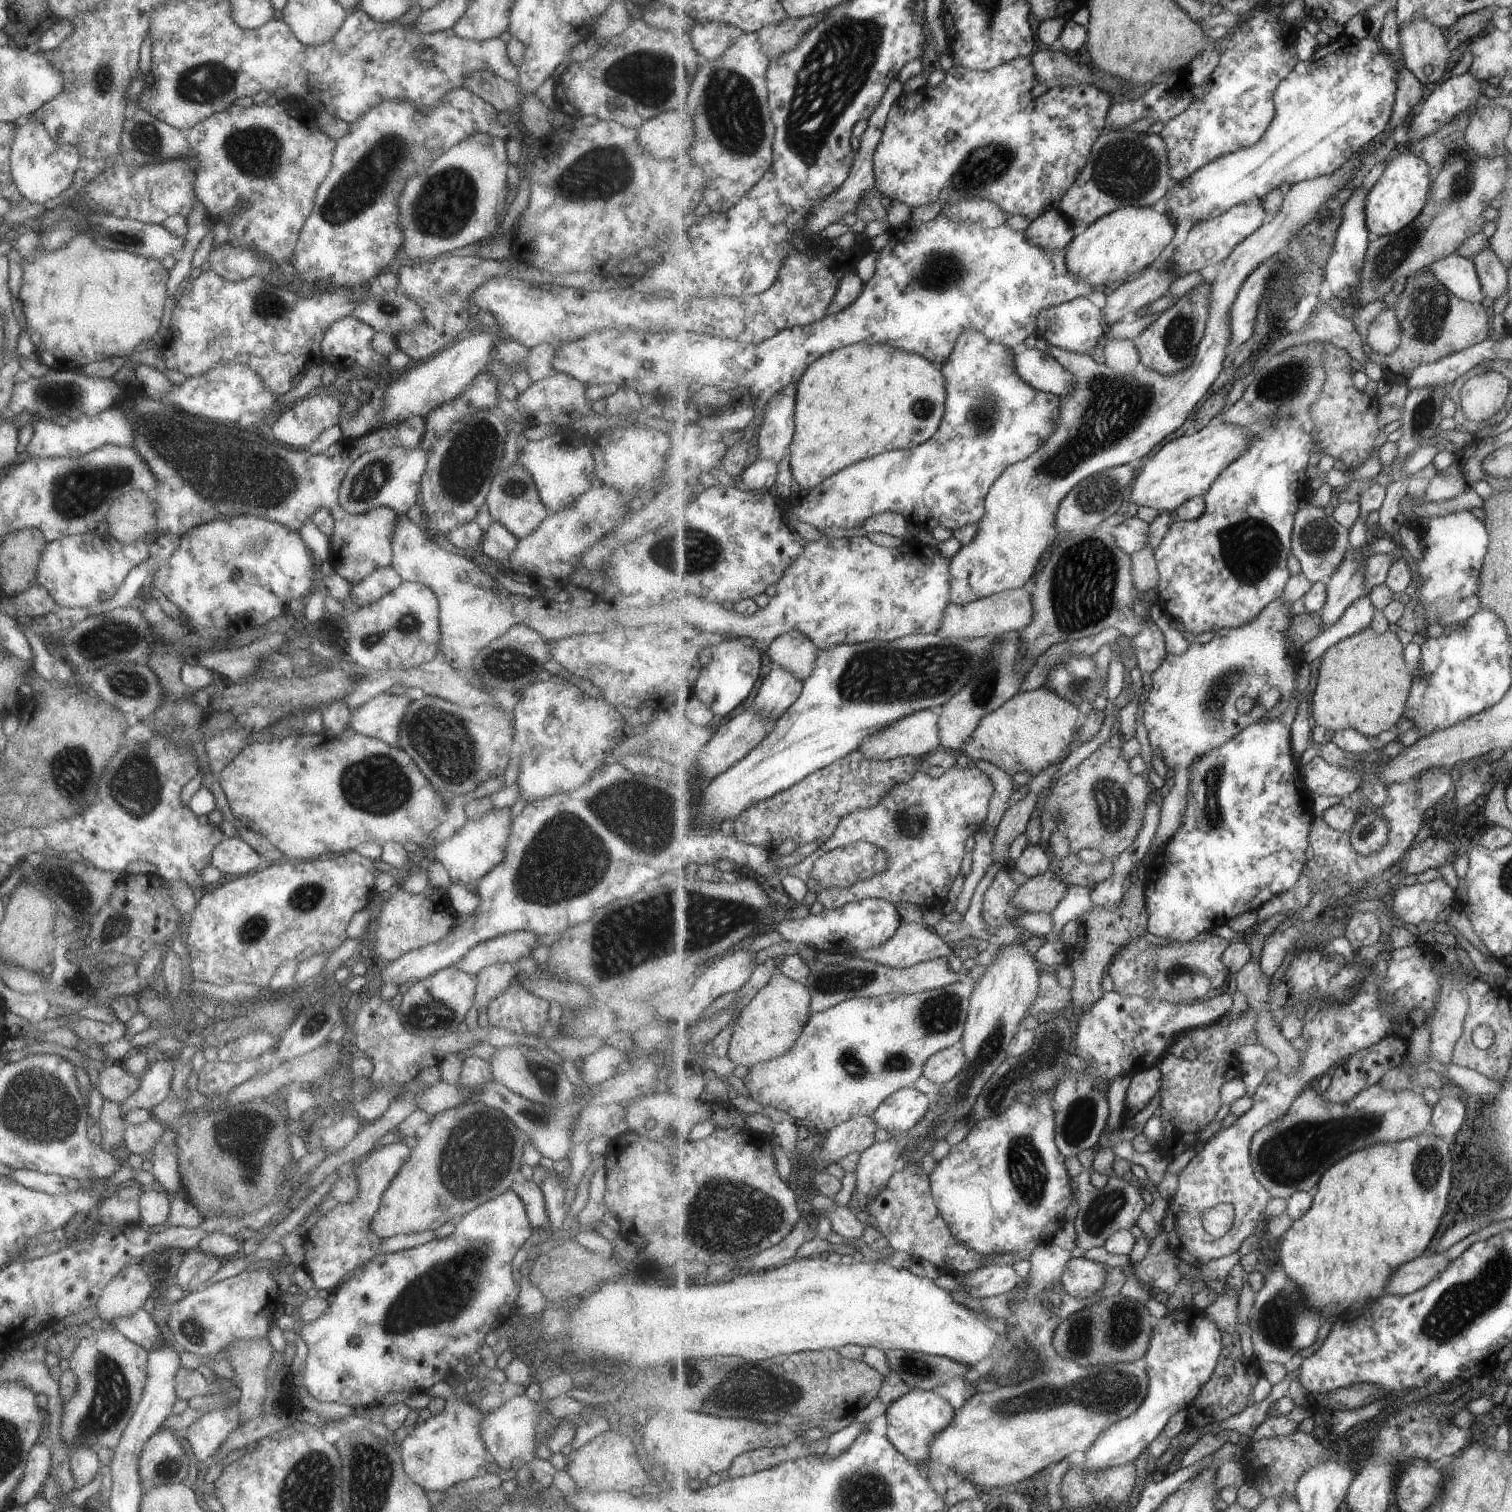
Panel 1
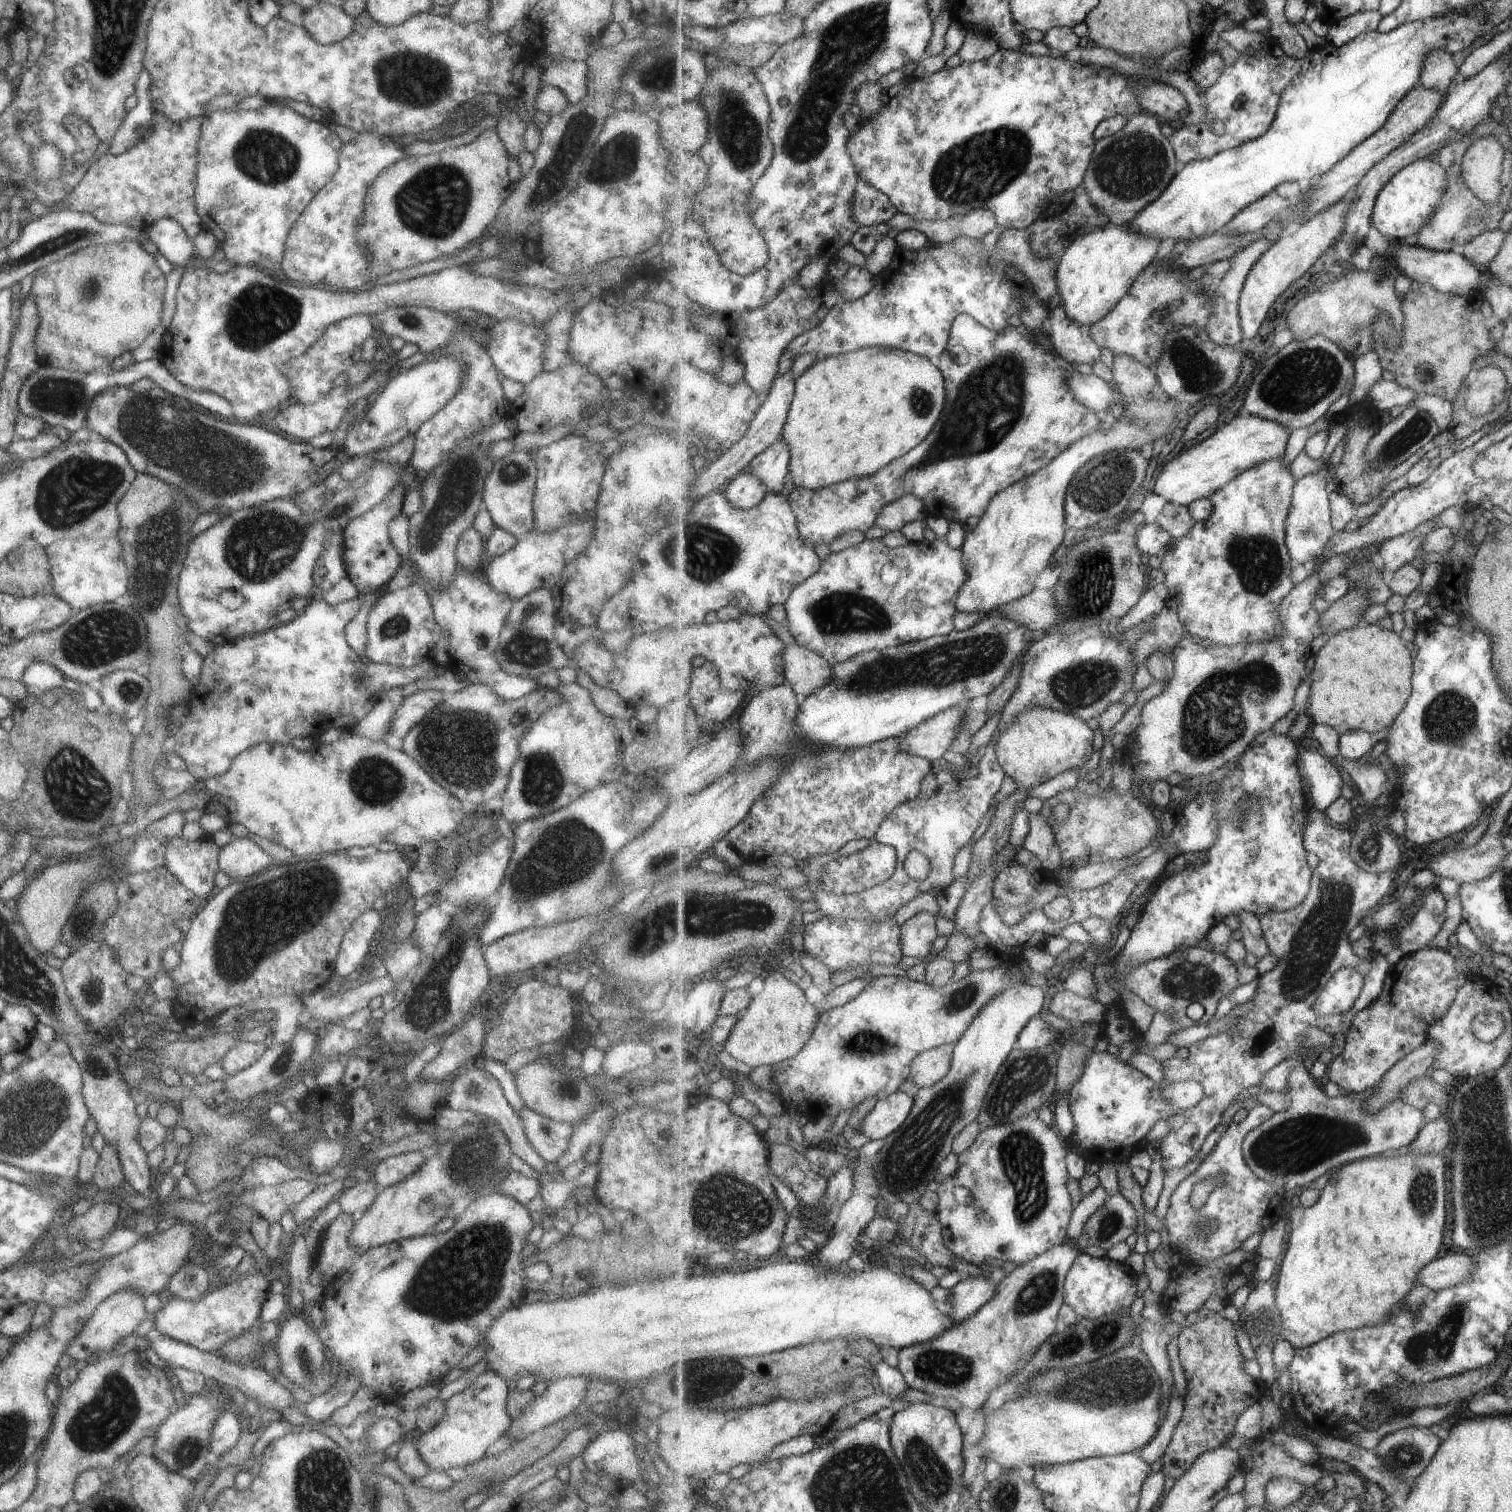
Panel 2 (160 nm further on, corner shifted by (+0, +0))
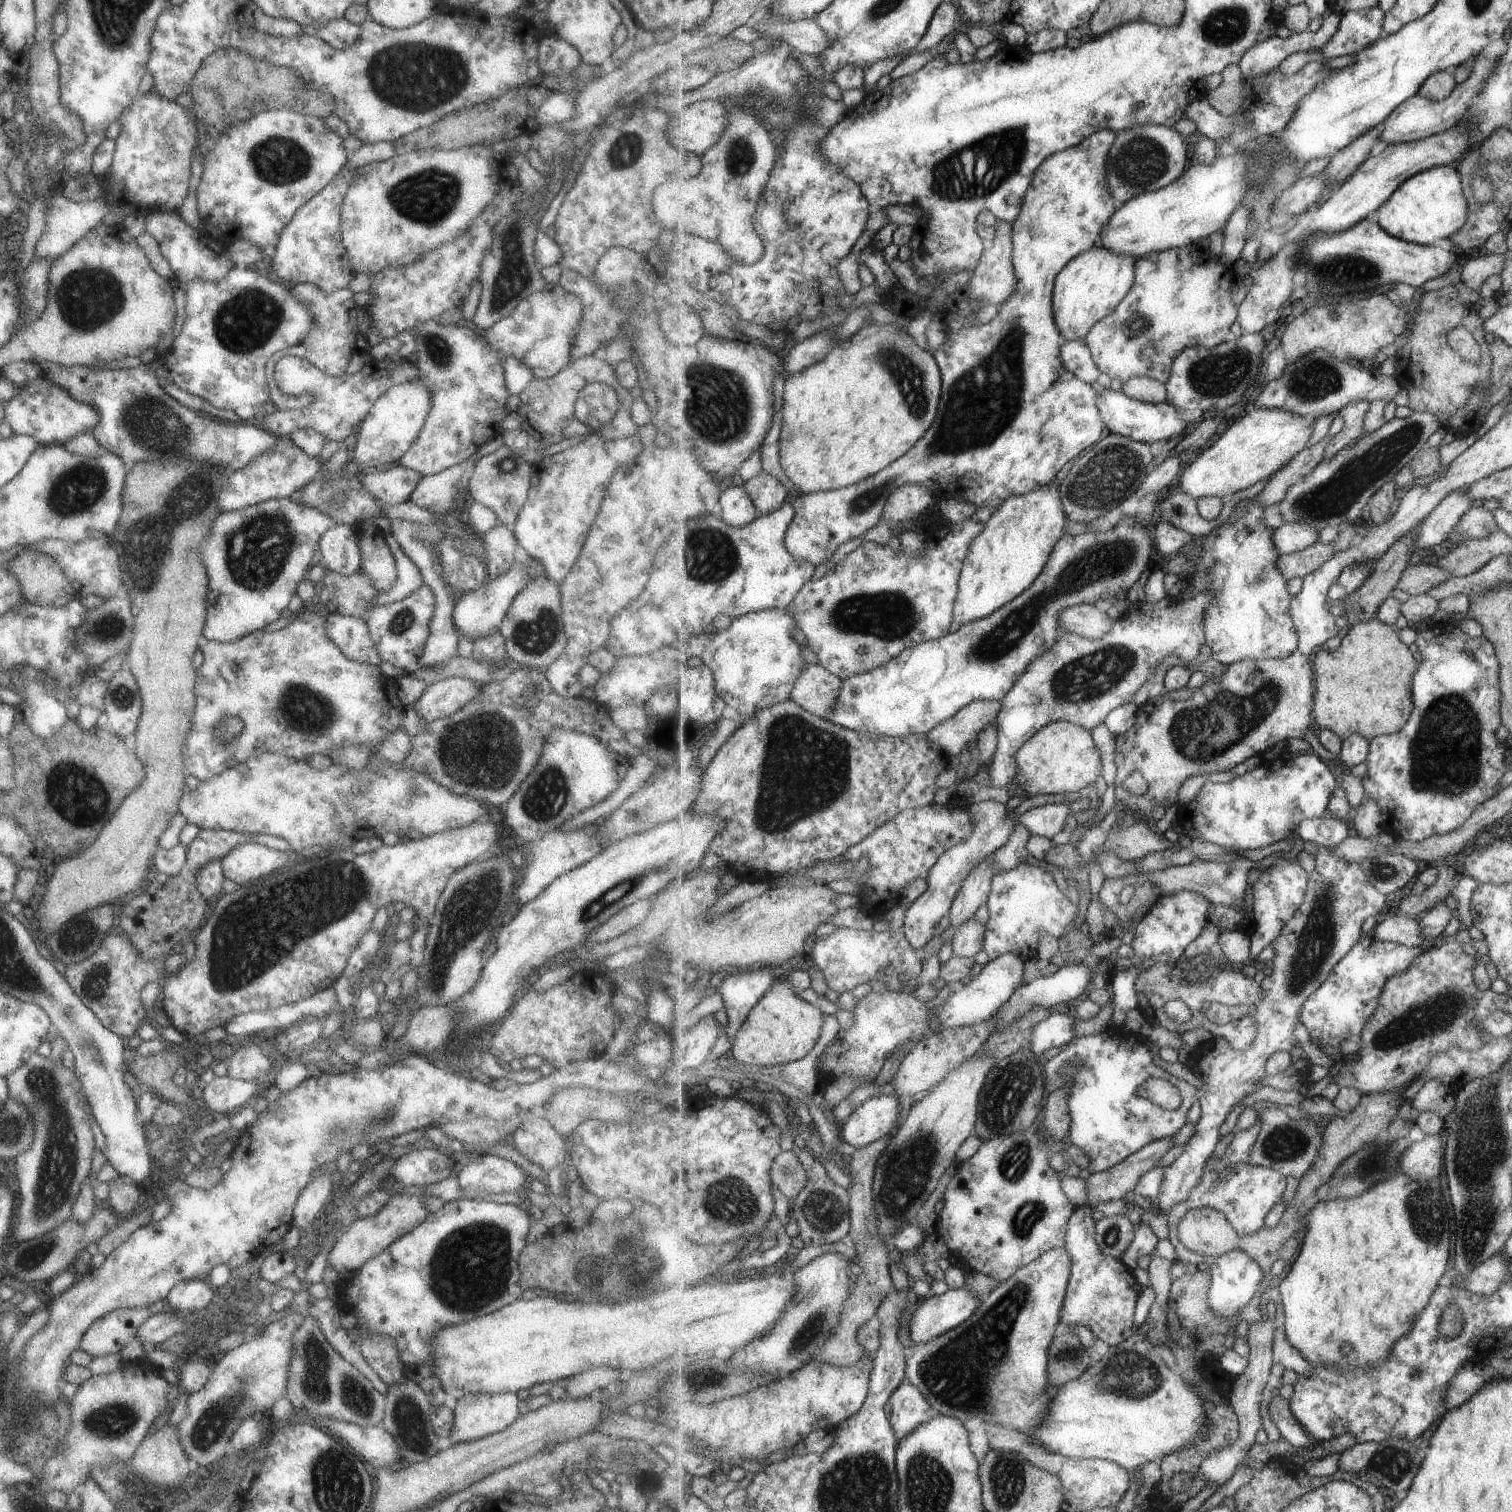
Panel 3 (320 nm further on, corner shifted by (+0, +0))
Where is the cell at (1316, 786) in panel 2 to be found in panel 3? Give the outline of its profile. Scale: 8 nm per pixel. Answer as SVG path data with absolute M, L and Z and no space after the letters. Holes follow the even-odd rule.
M1284 752L1267 766L1259 765L1252 771L1236 776L1228 783L1213 783L1206 780L1196 797L1188 805L1180 806L1178 824L1191 840L1199 838L1236 850L1261 848L1290 836L1305 819L1327 816L1329 801L1338 786L1327 762L1323 762L1321 758L1302 752Z

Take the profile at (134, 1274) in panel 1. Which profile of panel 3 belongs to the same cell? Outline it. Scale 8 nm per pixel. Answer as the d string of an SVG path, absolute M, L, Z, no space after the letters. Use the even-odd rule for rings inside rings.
M118 1308L89 1325L78 1348L93 1357L119 1352L133 1338L137 1327L152 1312L147 1308Z

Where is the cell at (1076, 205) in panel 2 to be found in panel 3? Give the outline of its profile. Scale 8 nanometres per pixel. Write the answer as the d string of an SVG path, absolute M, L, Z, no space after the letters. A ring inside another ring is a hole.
M1111 129L1100 130L1089 136L1088 139L1085 139L1079 146L1056 152L1055 155L1044 160L1044 163L1041 164L1039 170L1037 170L1036 175L1033 175L1032 186L1025 197L1020 216L1013 222L1012 239L1014 242L1014 253L1012 259L1018 281L1012 295L999 305L999 312L989 322L980 326L967 326L953 331L934 354L936 361L940 365L943 380L942 395L936 422L933 423L933 426L925 433L925 436L923 436L909 452L900 456L899 459L892 462L887 468L881 470L881 472L862 480L860 483L845 488L809 494L802 493L797 497L792 504L796 508L796 515L786 532L786 547L793 556L804 561L809 561L815 566L819 566L819 564L823 564L823 562L829 562L829 560L833 558L833 554L839 550L841 544L849 542L852 538L861 538L863 534L869 532L876 524L881 522L881 518L884 517L884 508L889 495L892 495L893 491L896 491L900 486L919 483L920 485L925 485L933 494L945 492L945 494L955 496L956 499L972 502L978 507L995 506L999 508L1012 496L1023 496L1024 494L1037 491L1041 487L1049 485L1053 480L1061 477L1073 460L1084 450L1092 447L1095 443L1101 442L1101 439L1106 435L1108 429L1104 421L1104 416L1098 407L1098 393L1095 392L1095 388L1088 382L1081 380L1076 374L1066 369L1065 364L1061 362L1061 356L1059 356L1061 345L1065 344L1067 340L1056 325L1053 297L1057 275L1059 275L1077 255L1091 250L1093 246L1097 244L1097 240L1100 239L1105 225L1112 219L1113 214L1115 214L1115 211L1119 207L1119 202L1117 199L1114 199L1110 184L1108 183L1107 168L1109 153L1112 150L1113 143L1116 142L1117 135L1118 133Z

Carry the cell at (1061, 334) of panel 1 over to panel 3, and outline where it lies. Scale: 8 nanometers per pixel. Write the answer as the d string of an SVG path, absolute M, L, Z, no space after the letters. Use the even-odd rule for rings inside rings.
M1086 339L1066 341L1061 345L1059 356L1061 356L1061 362L1065 364L1066 369L1089 384L1097 382L1097 378L1101 376L1100 368L1093 358Z

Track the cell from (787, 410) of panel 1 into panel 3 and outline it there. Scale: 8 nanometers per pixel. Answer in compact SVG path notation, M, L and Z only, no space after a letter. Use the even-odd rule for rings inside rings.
M762 470L756 477L742 481L758 508L759 515L777 512L787 500L787 488L775 476Z

